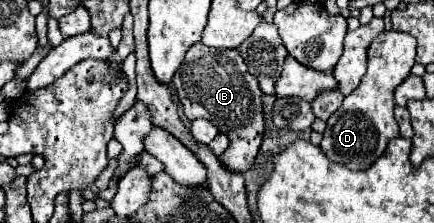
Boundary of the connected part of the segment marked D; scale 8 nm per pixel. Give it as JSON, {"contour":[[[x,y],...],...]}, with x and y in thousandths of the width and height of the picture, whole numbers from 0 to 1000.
{"contour":[[[882,139],[850,202],[850,300],[836,336],[827,390],[790,444],[790,471],[758,525],[753,578],[744,596],[740,668],[772,722],[804,758],[846,758],[887,677],[896,623],[919,605],[919,561],[906,525],[906,408],[938,354],[947,300],[956,291],[956,202],[961,184],[933,139]]]}

